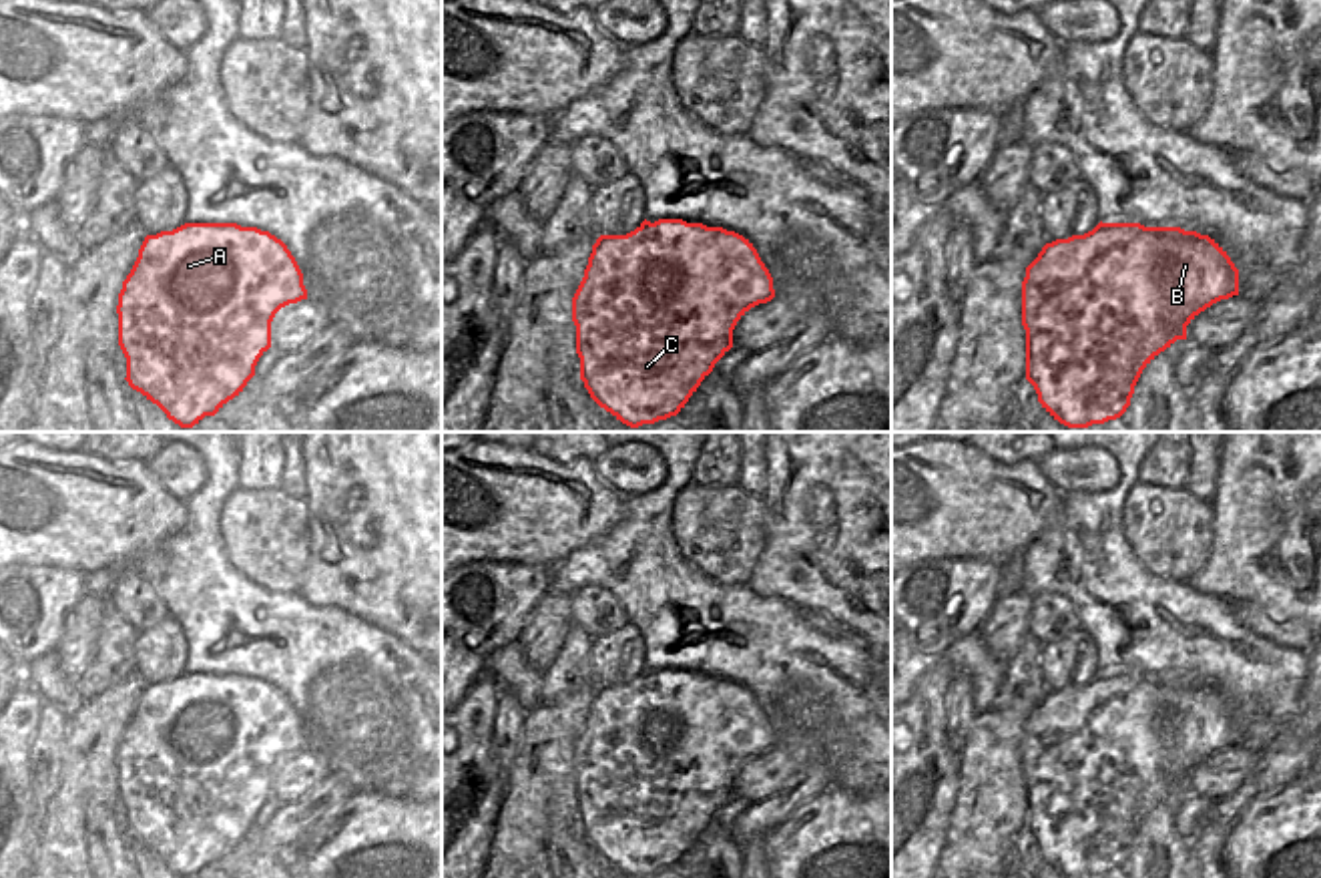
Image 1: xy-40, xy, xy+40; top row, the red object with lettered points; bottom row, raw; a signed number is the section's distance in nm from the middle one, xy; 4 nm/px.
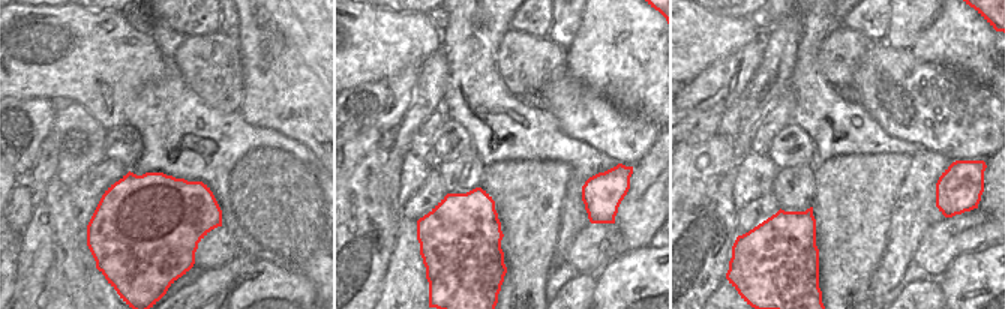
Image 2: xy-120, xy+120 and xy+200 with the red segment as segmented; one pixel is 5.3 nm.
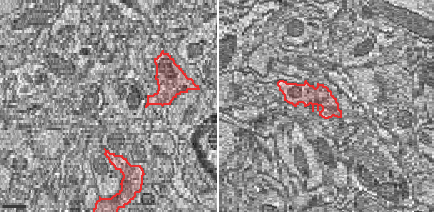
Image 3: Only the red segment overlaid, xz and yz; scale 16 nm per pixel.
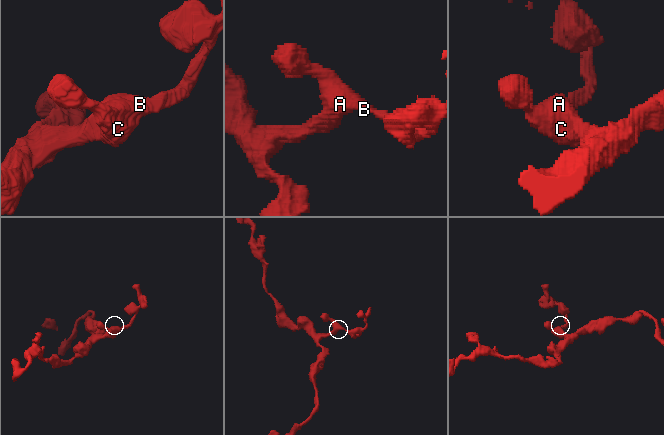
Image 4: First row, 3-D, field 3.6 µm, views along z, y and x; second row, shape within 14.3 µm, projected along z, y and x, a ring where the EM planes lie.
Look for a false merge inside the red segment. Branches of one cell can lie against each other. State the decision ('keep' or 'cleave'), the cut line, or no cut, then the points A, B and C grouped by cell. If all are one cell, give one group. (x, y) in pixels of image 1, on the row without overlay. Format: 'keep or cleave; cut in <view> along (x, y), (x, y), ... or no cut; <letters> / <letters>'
keep; no cut; A B C

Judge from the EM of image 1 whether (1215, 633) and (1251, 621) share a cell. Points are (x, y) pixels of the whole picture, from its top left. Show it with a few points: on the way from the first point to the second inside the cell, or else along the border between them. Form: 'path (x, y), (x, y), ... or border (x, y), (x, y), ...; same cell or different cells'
border (1231, 603), (1233, 615), (1245, 627), (1283, 647); different cells

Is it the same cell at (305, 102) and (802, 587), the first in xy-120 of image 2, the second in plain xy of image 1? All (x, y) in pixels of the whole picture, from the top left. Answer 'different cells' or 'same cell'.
same cell

